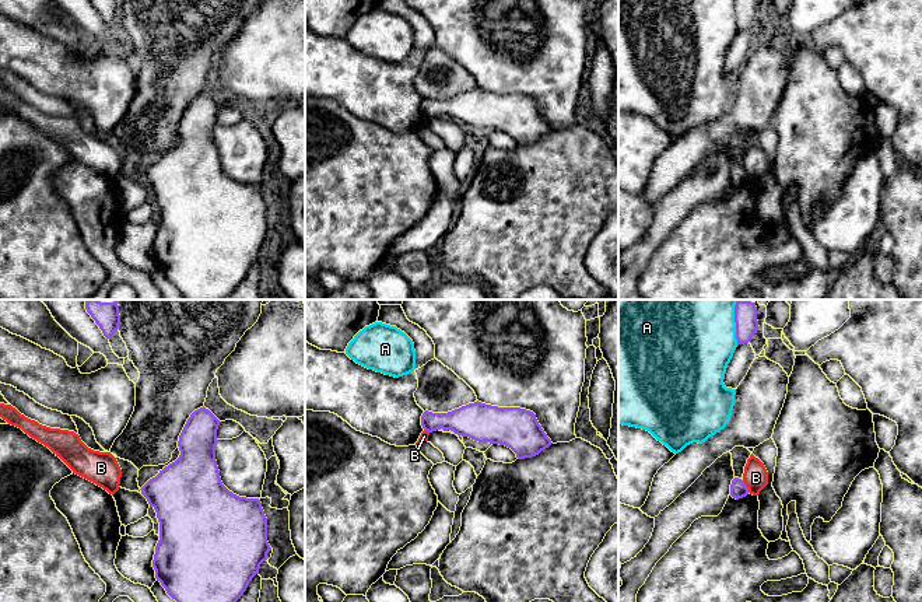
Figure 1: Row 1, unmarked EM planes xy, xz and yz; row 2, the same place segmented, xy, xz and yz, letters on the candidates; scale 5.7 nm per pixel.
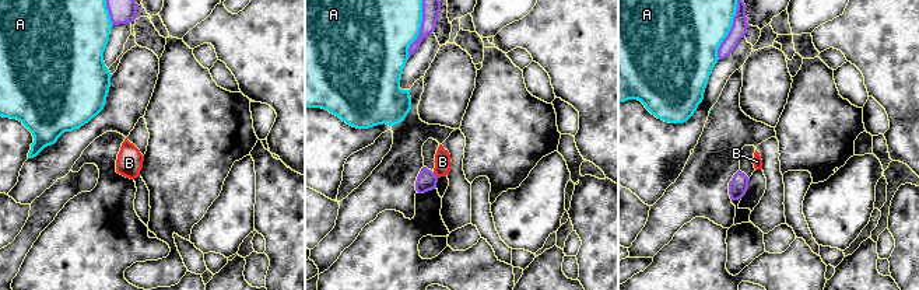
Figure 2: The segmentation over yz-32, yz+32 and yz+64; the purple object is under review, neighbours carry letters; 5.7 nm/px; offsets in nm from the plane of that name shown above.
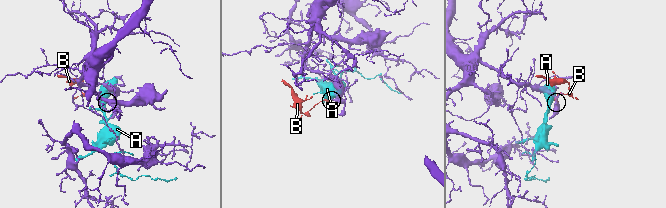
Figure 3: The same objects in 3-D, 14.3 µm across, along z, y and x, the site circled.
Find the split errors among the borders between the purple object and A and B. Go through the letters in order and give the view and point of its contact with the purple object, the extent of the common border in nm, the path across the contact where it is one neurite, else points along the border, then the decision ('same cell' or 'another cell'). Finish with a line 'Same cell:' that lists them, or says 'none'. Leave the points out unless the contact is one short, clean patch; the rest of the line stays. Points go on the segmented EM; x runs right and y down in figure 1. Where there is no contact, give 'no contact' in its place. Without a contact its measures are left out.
A: contact yz (736, 322); length 260 nm; another cell
B: contact yz (745, 486); length 80 nm; border yz (742, 480), (749, 492); another cell
Same cell: none

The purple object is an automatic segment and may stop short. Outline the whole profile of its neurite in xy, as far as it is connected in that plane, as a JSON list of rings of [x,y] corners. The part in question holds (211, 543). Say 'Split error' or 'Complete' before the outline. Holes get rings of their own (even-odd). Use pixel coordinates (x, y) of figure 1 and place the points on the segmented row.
Complete. [[[204,406],[194,410],[179,435],[179,458],[140,489],[159,522],[155,578],[176,602],[236,602],[271,550],[260,500],[239,497],[221,482],[215,461],[220,423]]]

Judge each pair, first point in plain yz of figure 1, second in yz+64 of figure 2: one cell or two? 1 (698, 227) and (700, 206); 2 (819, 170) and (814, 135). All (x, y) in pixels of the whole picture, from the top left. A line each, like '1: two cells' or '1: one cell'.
1: two cells
2: one cell

